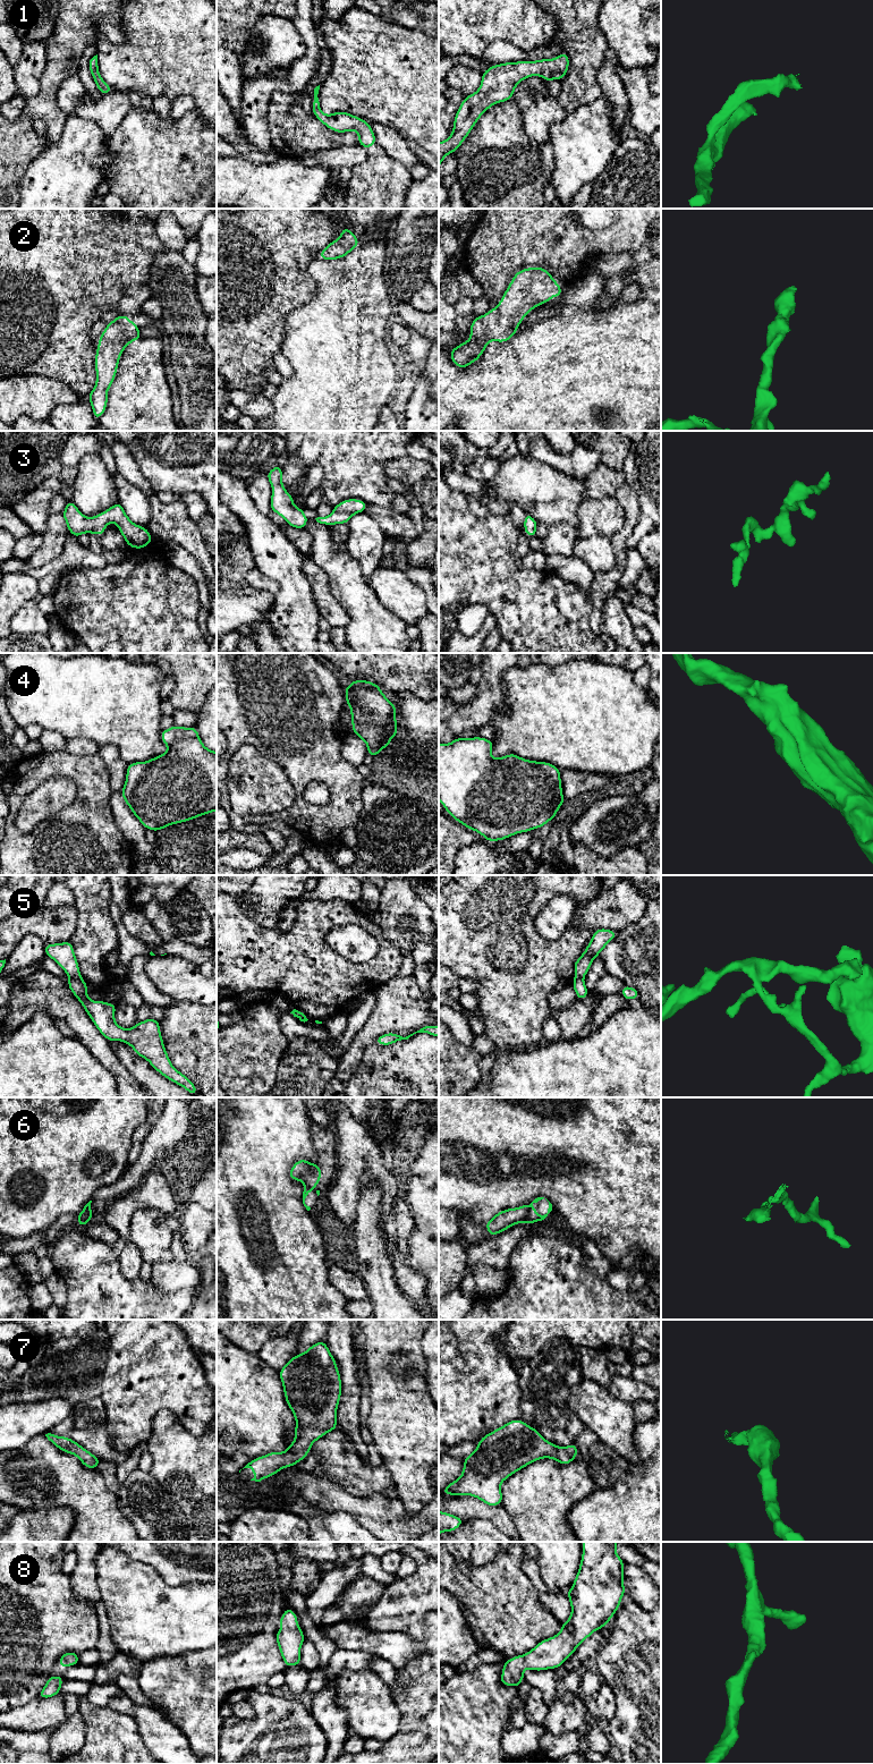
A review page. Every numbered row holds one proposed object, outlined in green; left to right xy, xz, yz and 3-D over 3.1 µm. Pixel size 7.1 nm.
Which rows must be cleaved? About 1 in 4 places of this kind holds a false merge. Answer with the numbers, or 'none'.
5, 6

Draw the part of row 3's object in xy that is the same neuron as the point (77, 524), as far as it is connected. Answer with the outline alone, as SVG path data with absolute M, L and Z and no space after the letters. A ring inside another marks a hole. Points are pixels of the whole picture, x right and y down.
M69 500L61 516L66 520L69 533L77 538L83 533L94 533L101 536L108 524L116 523L126 544L133 549L143 549L153 540L147 528L136 525L129 519L119 501L100 515L88 518Z

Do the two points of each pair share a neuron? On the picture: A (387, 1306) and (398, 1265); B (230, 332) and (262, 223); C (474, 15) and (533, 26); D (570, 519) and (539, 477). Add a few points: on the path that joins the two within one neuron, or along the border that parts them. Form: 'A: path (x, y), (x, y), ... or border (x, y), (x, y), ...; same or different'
A: border (398, 1255), (393, 1262), (395, 1281), (409, 1298); different
B: path (261, 314), (277, 295), (279, 266), (274, 254); same
C: path (489, 15), (511, 15), (518, 19); same
D: path (564, 509), (543, 488); same

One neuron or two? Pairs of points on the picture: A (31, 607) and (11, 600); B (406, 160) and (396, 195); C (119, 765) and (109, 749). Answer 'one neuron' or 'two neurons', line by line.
A: two neurons
B: two neurons
C: one neuron

